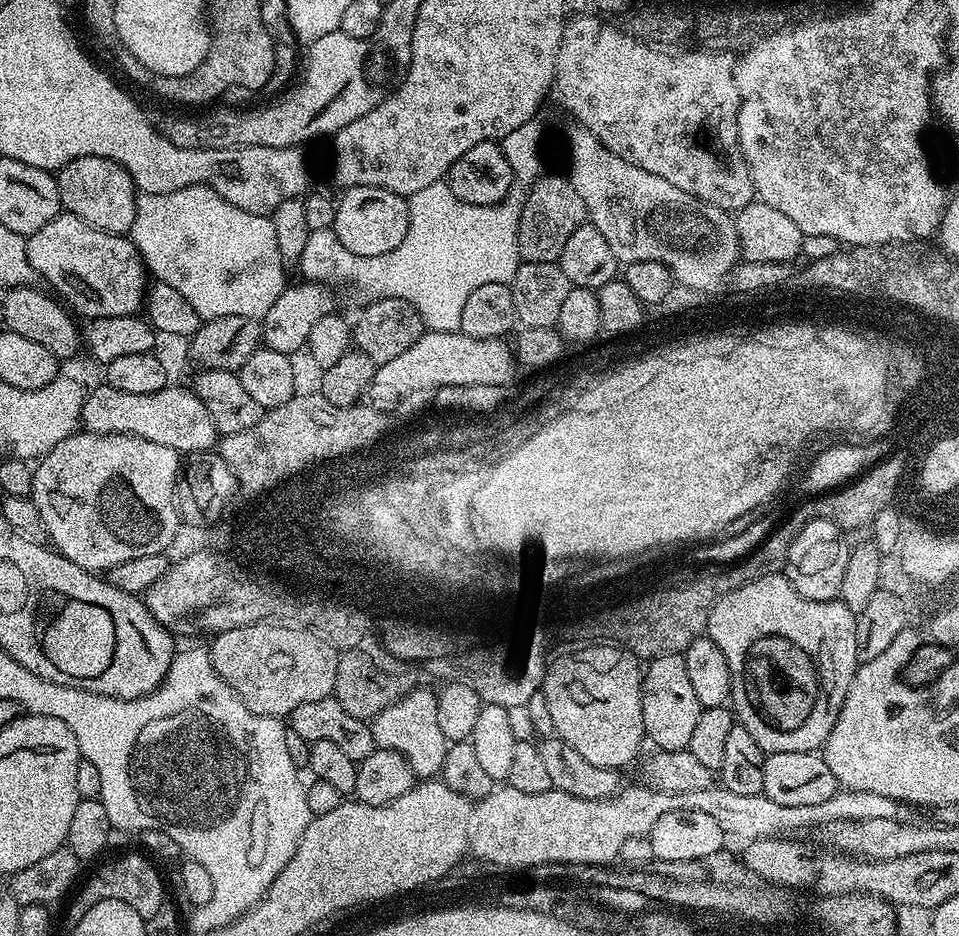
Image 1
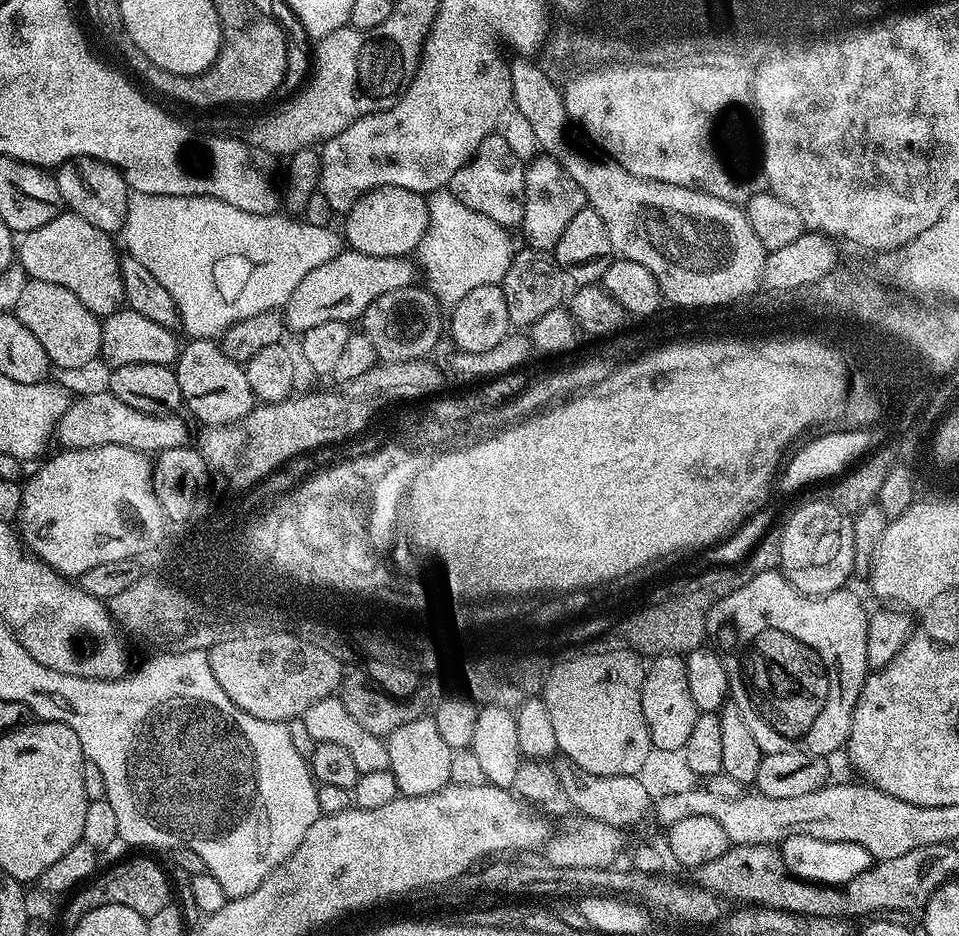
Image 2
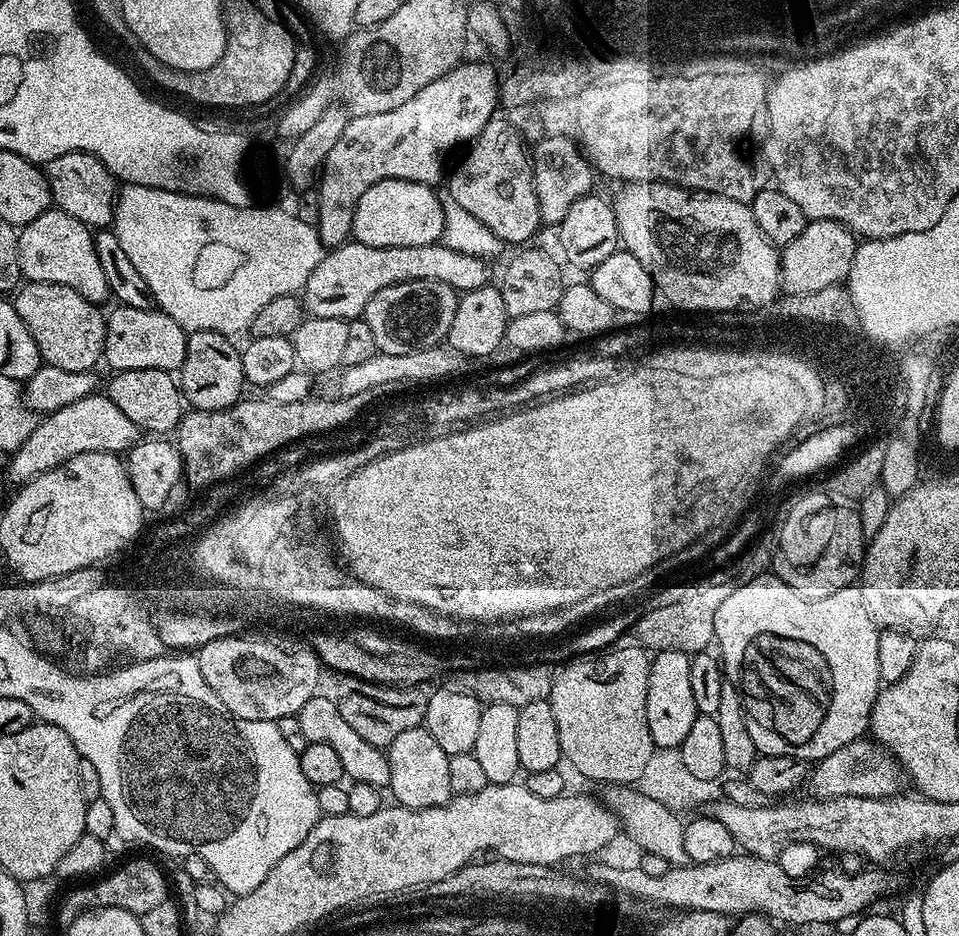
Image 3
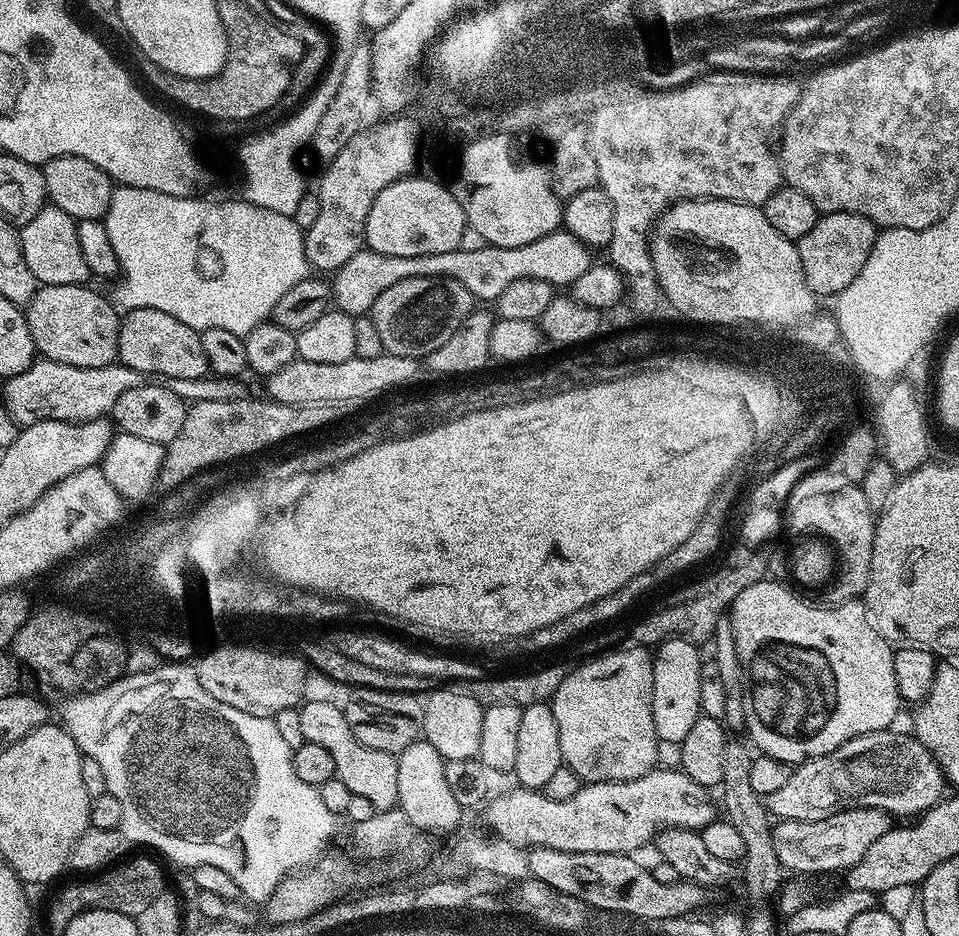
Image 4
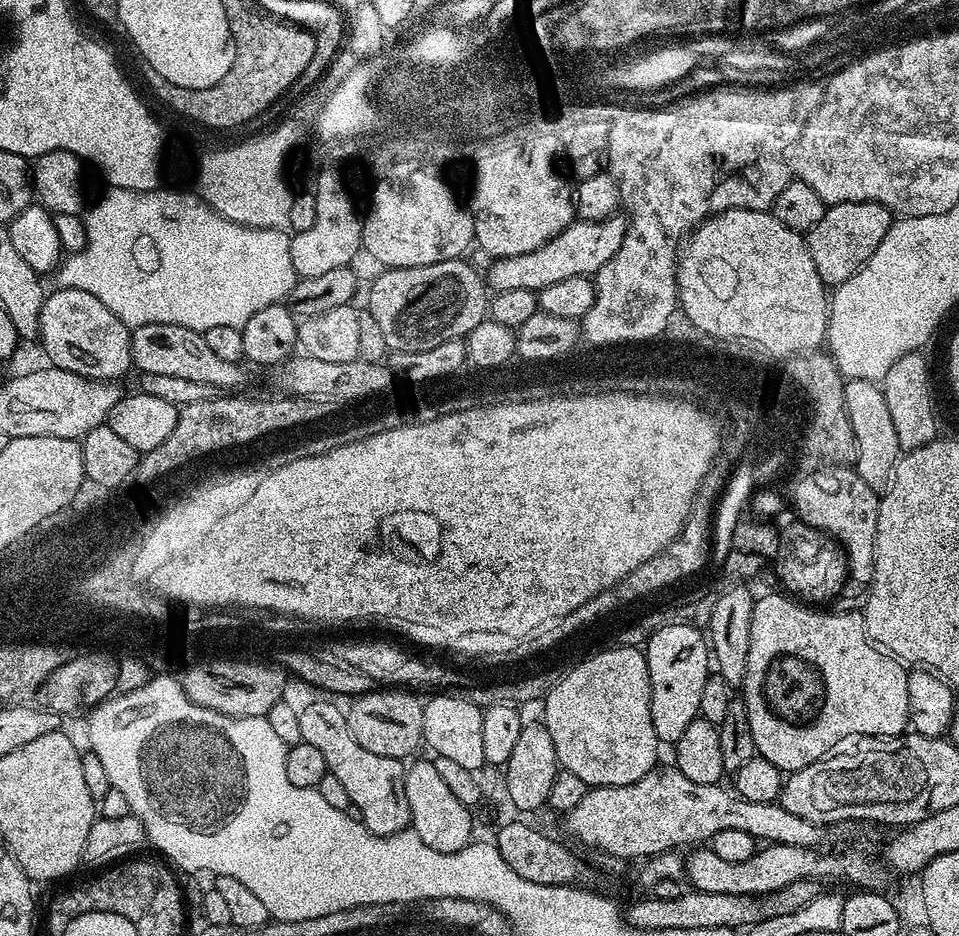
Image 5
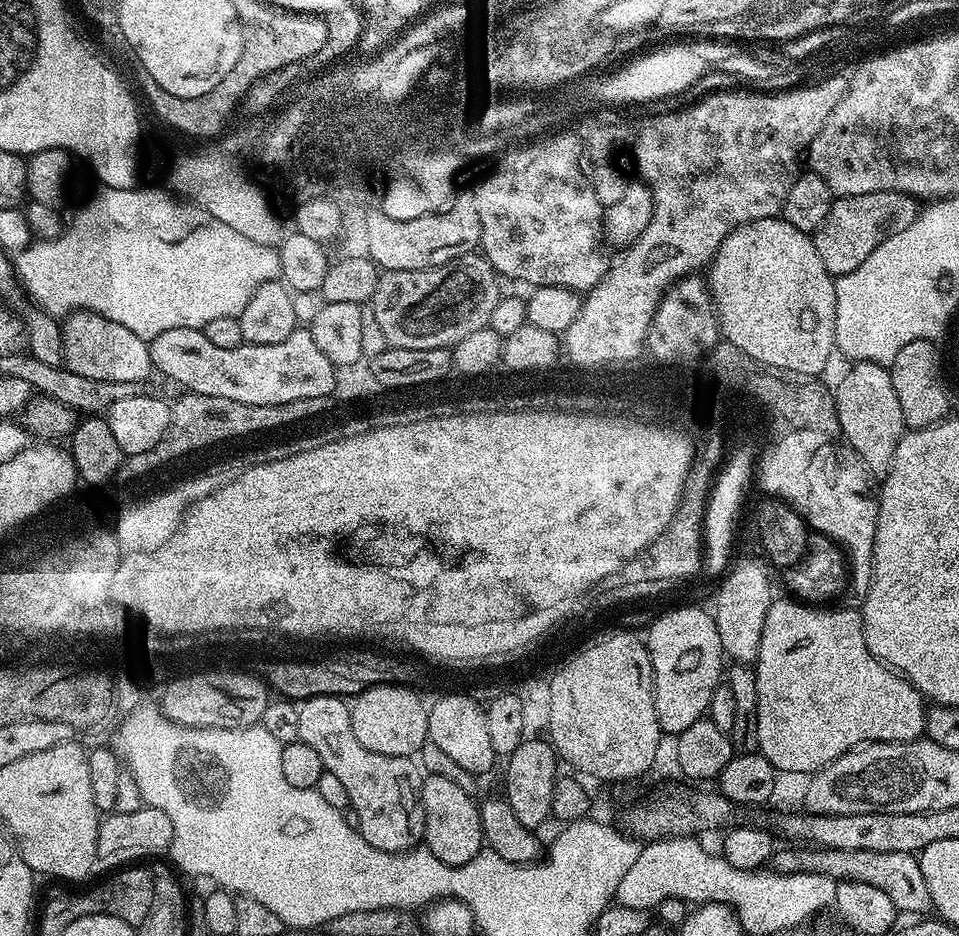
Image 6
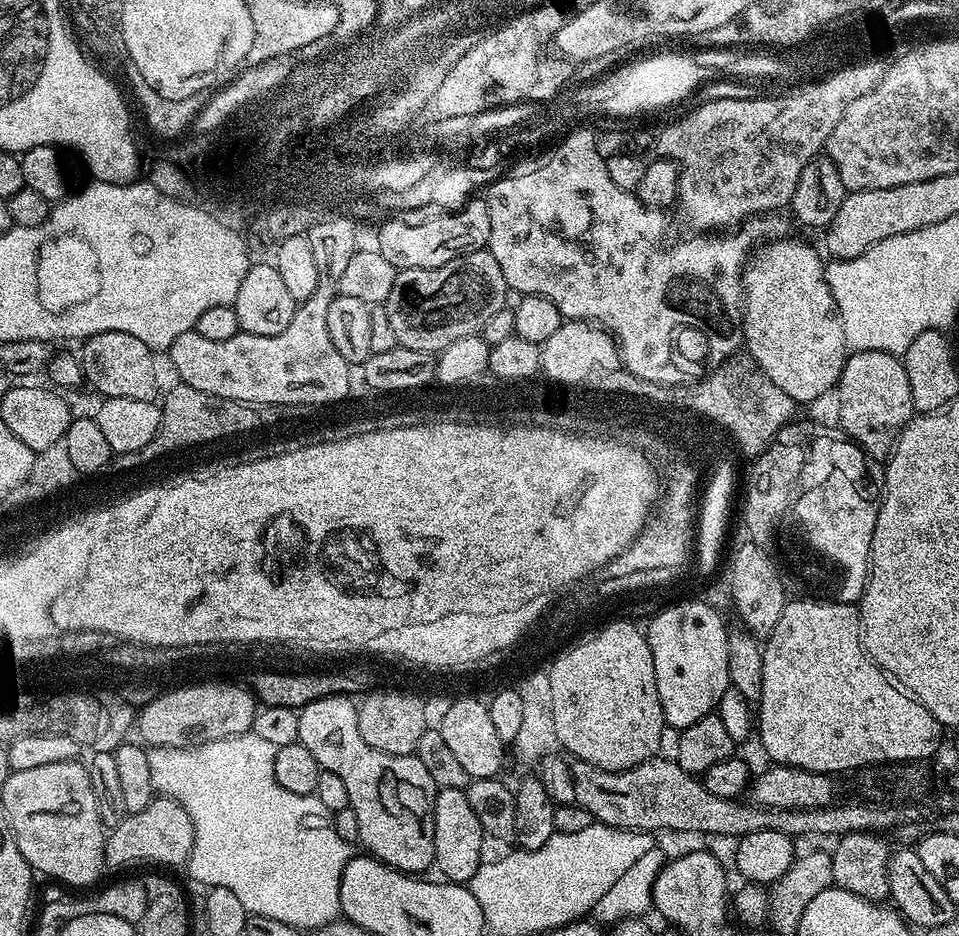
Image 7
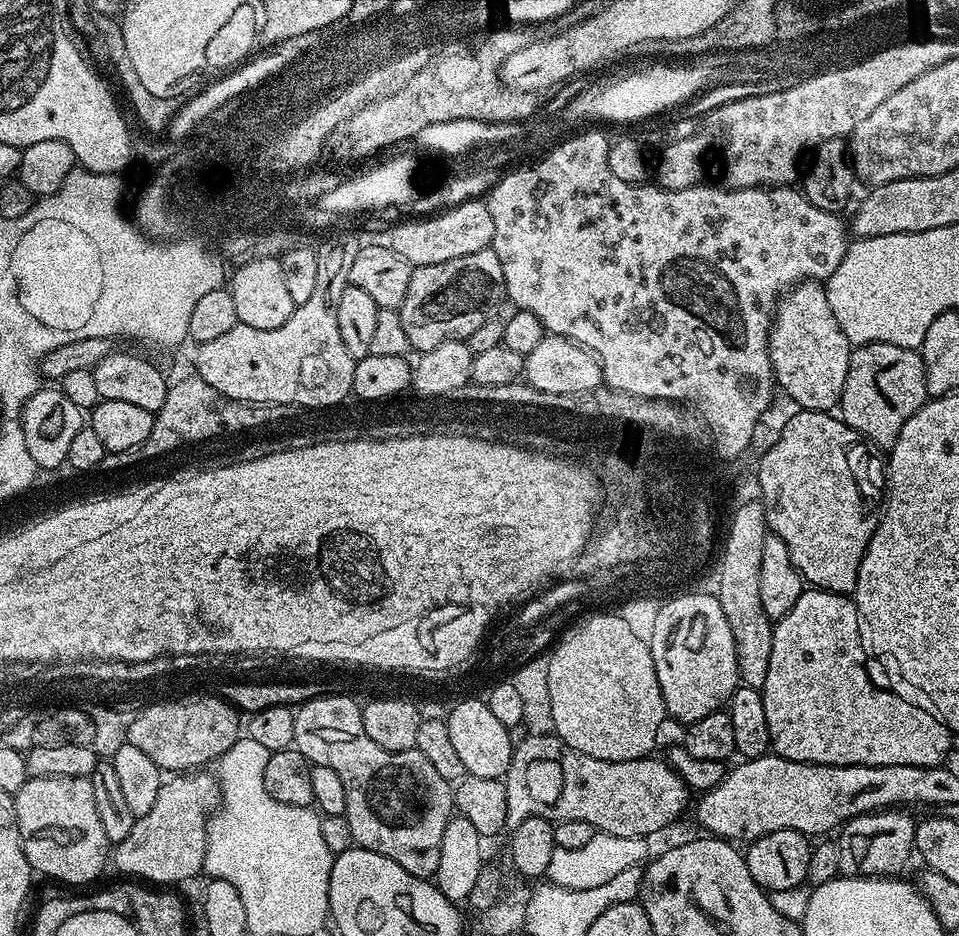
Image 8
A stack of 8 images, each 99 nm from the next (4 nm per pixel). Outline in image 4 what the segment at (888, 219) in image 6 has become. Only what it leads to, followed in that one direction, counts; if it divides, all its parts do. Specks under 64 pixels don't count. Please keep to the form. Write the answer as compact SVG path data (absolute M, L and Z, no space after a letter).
M826 212L820 220L797 243L796 249L802 258L802 270L806 274L806 282L817 297L835 298L839 296L858 273L866 266L866 258L870 258L870 250L874 250L874 242L878 235L878 226L870 218L854 212Z

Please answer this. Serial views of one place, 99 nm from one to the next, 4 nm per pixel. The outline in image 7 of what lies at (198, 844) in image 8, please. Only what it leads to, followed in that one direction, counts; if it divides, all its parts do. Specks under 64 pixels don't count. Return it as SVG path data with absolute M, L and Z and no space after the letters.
M168 796L153 798L146 810L128 816L107 833L104 842L104 863L109 869L127 864L180 864L187 861L194 846L194 826L184 807Z

